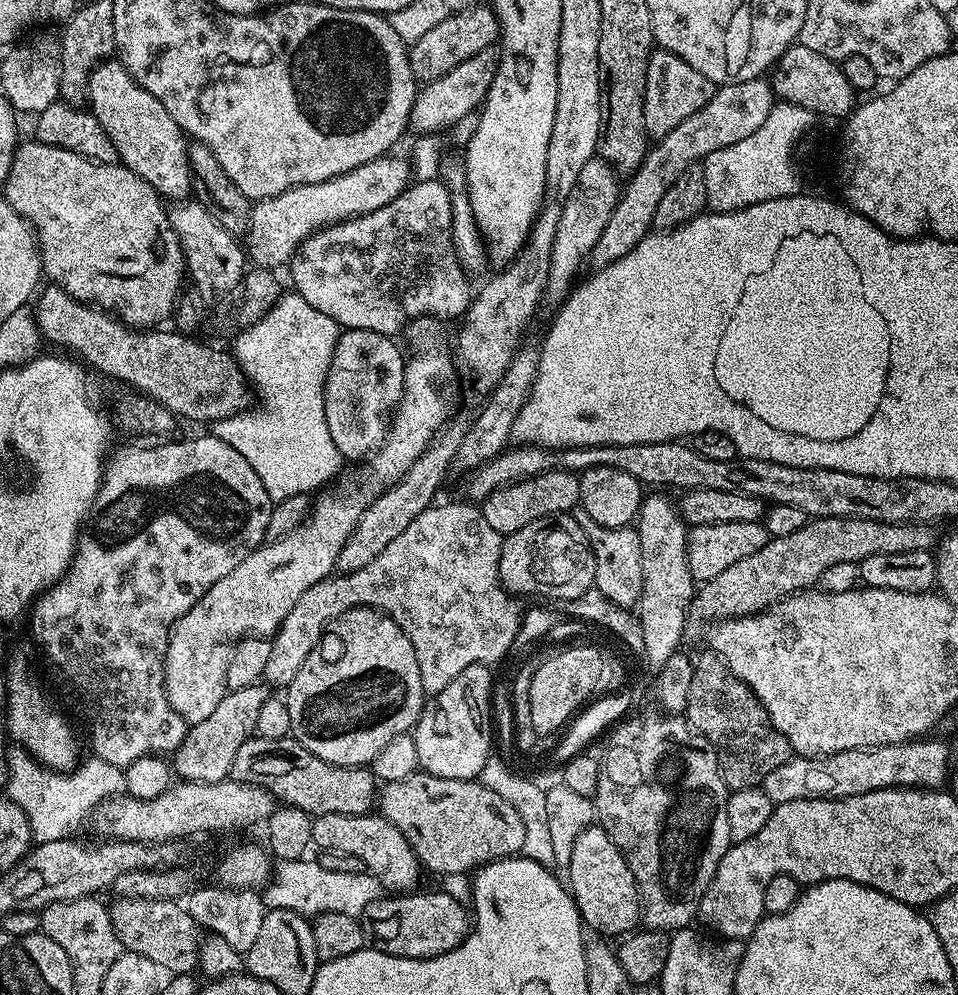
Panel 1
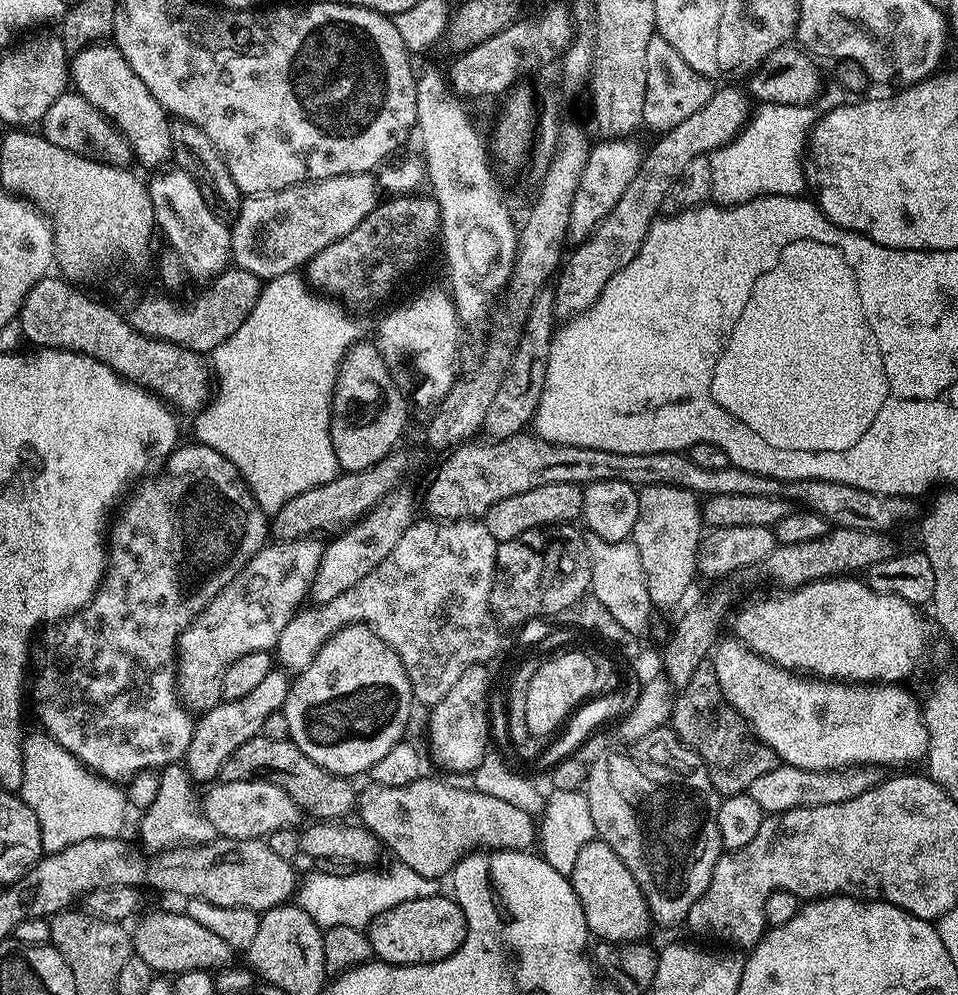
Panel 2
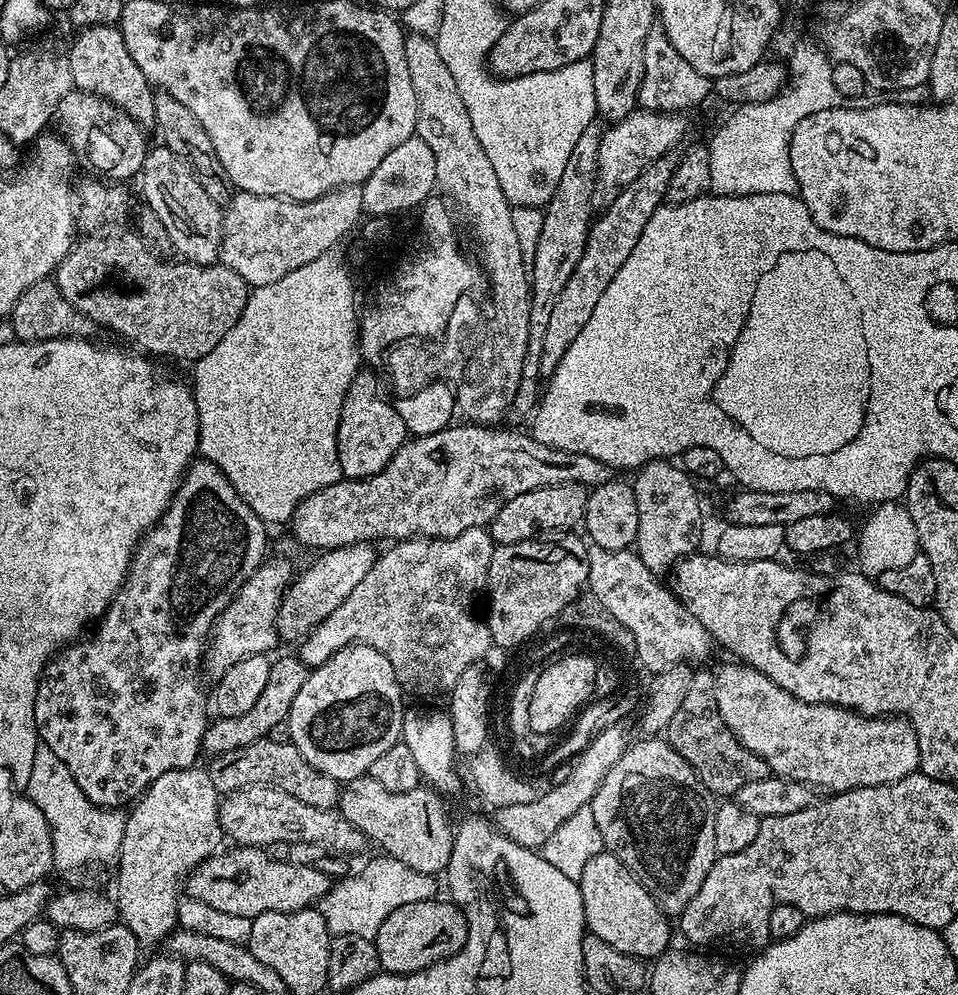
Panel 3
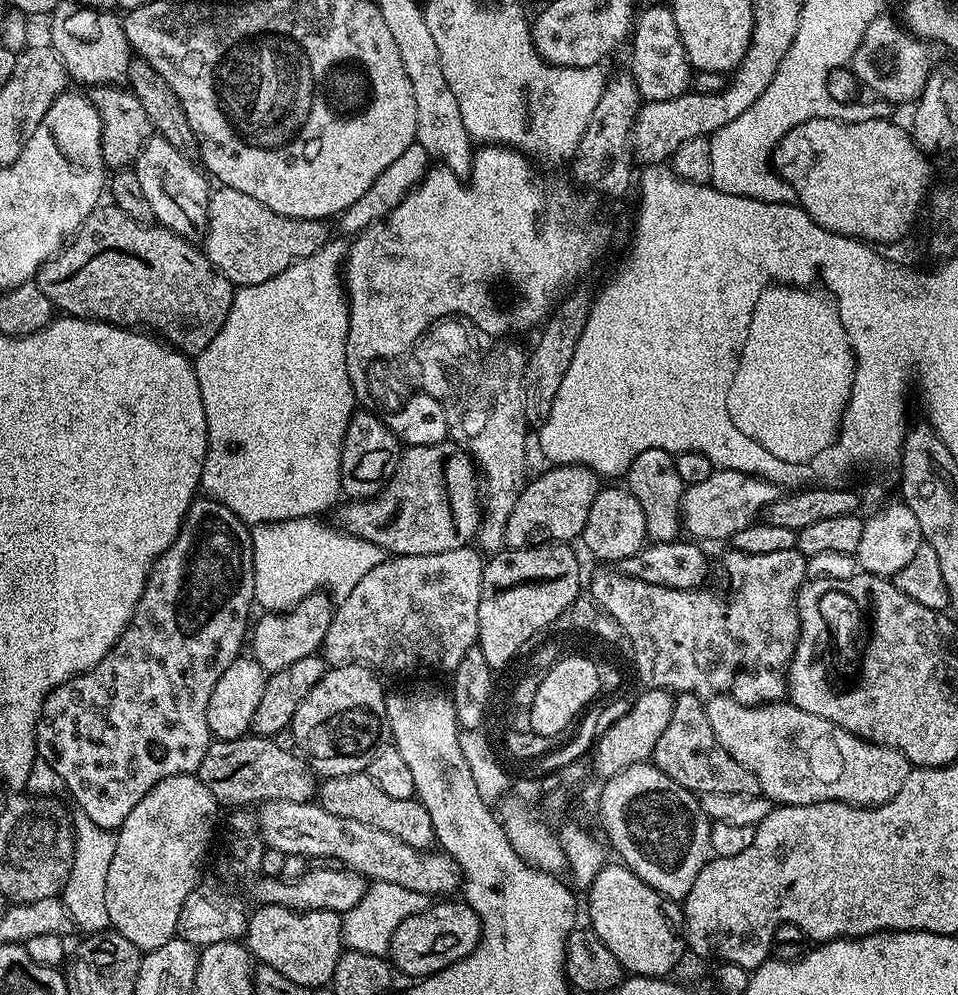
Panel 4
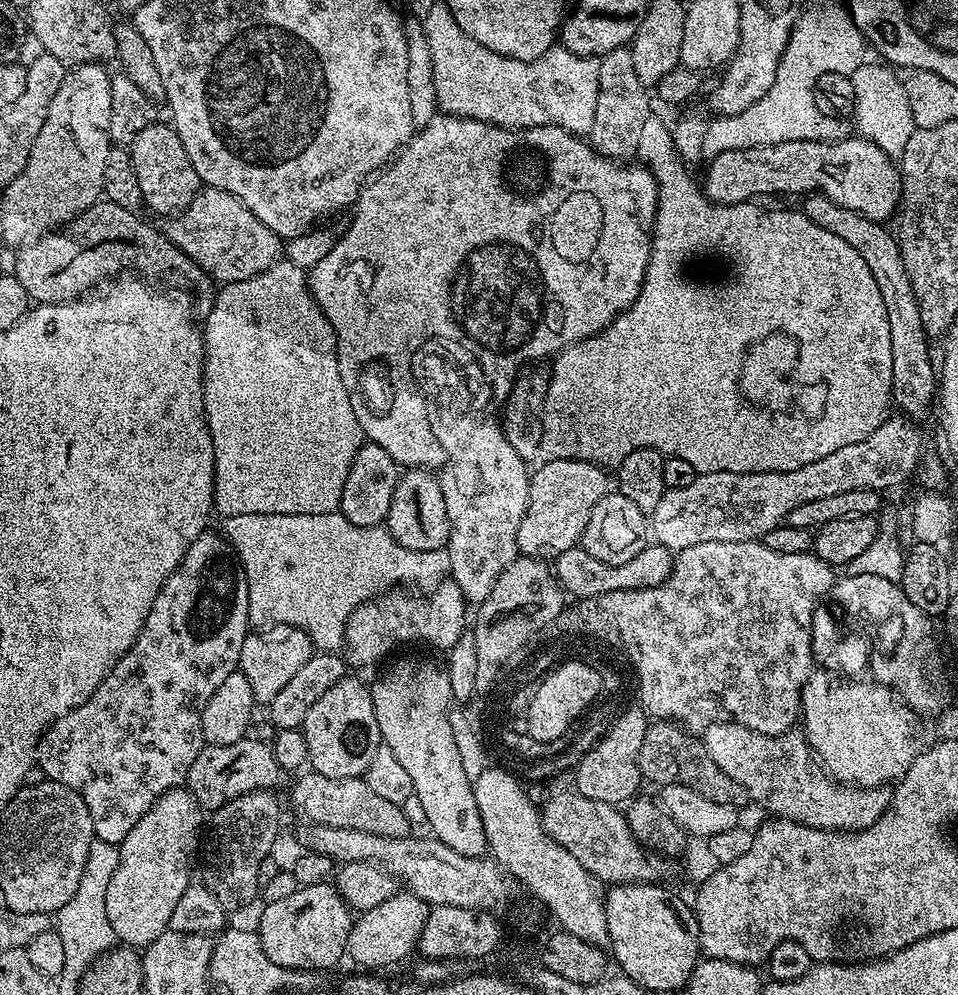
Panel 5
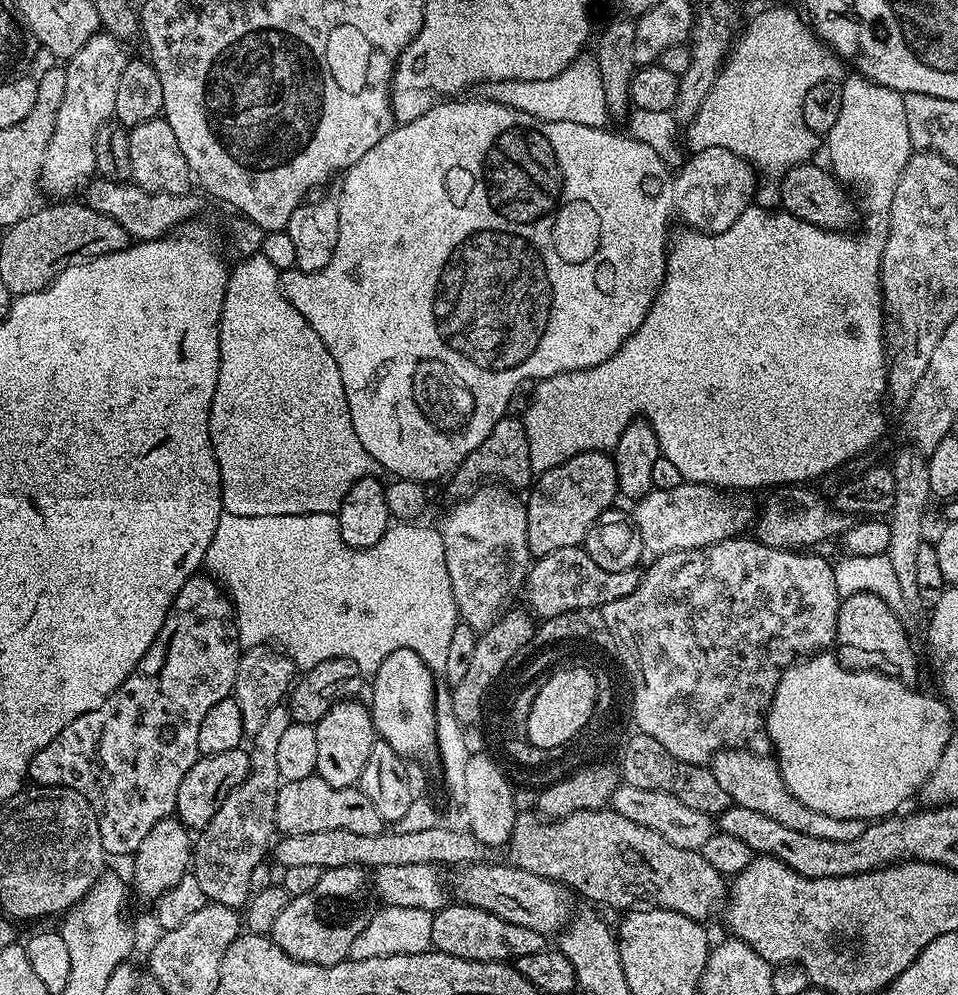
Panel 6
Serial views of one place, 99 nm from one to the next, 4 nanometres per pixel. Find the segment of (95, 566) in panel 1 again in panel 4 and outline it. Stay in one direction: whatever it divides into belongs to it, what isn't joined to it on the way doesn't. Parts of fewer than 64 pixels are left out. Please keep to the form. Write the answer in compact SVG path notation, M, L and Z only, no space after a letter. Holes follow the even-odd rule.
M197 498L192 501L184 523L180 526L180 532L174 538L172 545L159 556L153 564L146 586L142 590L142 598L134 610L132 620L120 637L111 652L102 658L102 662L95 664L89 672L83 672L77 676L71 676L65 684L59 684L46 698L46 702L40 711L40 717L36 723L36 754L39 759L50 762L54 766L54 774L58 774L61 785L70 795L76 799L79 811L90 822L94 822L103 828L116 830L124 823L130 810L146 797L156 783L171 775L186 775L195 773L199 769L202 758L206 754L209 744L214 737L208 729L206 722L206 702L210 702L210 690L214 690L214 682L222 678L226 666L234 662L241 655L246 637L250 632L250 619L248 615L254 609L254 562L252 561L252 533L249 525L231 512L224 504L211 498Z

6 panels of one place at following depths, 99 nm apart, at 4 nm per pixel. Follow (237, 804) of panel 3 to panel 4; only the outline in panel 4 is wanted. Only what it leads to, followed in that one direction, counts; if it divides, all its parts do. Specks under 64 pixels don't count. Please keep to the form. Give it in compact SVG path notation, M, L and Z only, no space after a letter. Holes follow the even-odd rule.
M269 800L258 808L260 836L265 845L274 850L282 850L285 856L298 854L305 858L317 856L317 861L326 858L338 858L341 866L367 878L372 882L406 886L406 890L418 890L418 894L426 894L429 898L448 898L452 891L462 884L460 868L456 861L443 850L425 850L406 846L402 838L394 838L394 834L386 834L386 830L378 830L378 826L370 826L366 822L358 822L358 818L338 818L338 814L330 814L330 810L321 808L319 803L286 802L285 800Z

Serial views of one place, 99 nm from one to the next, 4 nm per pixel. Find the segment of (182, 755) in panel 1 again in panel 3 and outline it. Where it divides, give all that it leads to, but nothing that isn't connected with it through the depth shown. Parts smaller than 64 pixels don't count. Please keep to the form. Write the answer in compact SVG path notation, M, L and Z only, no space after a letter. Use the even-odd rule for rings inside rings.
M299 655L284 656L281 660L278 658L272 660L272 669L270 678L262 690L262 698L250 706L244 714L237 716L222 716L213 719L204 732L204 737L200 743L201 749L209 757L230 754L230 750L238 750L242 746L250 746L250 742L258 742L265 739L267 731L272 729L277 722L288 719L290 706L294 706L294 698L298 690L302 690L302 685L306 683L310 669L300 661Z

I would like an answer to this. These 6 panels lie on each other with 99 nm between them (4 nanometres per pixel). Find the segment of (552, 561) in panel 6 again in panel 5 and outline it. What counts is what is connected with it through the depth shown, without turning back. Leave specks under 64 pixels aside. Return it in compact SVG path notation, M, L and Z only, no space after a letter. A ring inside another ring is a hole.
M655 542L649 543L630 562L622 562L622 566L610 566L606 562L598 562L598 558L590 558L586 550L579 546L563 552L561 556L555 557L554 571L560 587L572 598L599 598L610 594L614 590L642 590L653 588L666 578L670 578L674 563L673 549L662 546Z

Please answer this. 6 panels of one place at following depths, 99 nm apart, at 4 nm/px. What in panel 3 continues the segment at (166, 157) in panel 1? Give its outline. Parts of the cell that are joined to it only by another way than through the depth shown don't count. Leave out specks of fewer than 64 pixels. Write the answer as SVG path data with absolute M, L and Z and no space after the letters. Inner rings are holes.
M99 24L93 28L85 28L75 33L76 41L67 49L70 62L70 74L73 85L79 91L89 92L109 100L118 106L141 128L148 130L155 125L154 98L156 92L149 84L146 74L138 70L134 58L130 58L130 50L126 50L126 42L122 42L119 27L110 24Z

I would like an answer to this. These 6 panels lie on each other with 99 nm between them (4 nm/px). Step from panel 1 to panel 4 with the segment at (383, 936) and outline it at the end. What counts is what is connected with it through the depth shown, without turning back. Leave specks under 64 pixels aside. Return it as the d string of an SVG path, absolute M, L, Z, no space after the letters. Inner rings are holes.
M436 902L422 914L406 918L396 930L388 947L390 963L397 973L423 978L466 958L480 941L480 919L471 906L463 902ZM444 903L444 904L440 904Z

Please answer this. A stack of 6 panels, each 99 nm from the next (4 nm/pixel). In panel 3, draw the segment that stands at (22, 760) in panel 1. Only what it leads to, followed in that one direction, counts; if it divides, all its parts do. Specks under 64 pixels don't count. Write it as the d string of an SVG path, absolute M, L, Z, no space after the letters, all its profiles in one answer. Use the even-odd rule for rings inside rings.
M37 743L34 750L34 766L30 769L30 782L26 789L28 799L46 814L46 822L52 831L52 867L64 875L65 885L80 886L85 883L88 871L95 864L115 861L120 854L127 815L118 808L99 808L78 786L78 782L66 770L62 758L50 750L50 746Z

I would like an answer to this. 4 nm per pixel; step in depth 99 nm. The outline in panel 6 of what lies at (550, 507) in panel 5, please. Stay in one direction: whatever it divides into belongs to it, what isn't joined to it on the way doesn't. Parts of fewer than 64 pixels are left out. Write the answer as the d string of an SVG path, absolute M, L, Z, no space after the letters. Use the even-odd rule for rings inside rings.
M607 451L574 454L566 462L539 473L526 497L526 534L531 555L539 558L554 550L583 545L590 526L617 503L619 491L616 461Z

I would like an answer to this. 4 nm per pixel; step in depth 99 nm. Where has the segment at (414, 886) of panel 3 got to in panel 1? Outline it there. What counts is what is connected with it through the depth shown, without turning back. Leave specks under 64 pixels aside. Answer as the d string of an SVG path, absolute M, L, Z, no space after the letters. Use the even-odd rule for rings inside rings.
M301 858L299 860L281 860L275 865L274 871L263 889L265 905L269 909L281 908L294 910L299 916L315 918L333 912L334 914L350 914L363 917L366 906L379 900L382 889L375 876L367 871L339 872L326 870L319 859Z

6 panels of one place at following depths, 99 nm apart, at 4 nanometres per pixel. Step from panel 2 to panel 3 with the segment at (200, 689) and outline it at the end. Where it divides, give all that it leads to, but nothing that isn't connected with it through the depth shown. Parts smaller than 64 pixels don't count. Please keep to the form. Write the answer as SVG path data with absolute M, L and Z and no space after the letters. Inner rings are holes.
M265 559L260 567L250 574L250 578L238 590L238 594L226 606L226 610L220 612L220 617L216 620L216 625L212 628L212 635L204 649L202 657L202 676L205 681L215 682L234 666L234 662L242 662L244 656L263 656L271 653L271 648L278 644L276 634L276 619L280 604L284 601L284 595L289 584L294 579L294 571L284 560Z

